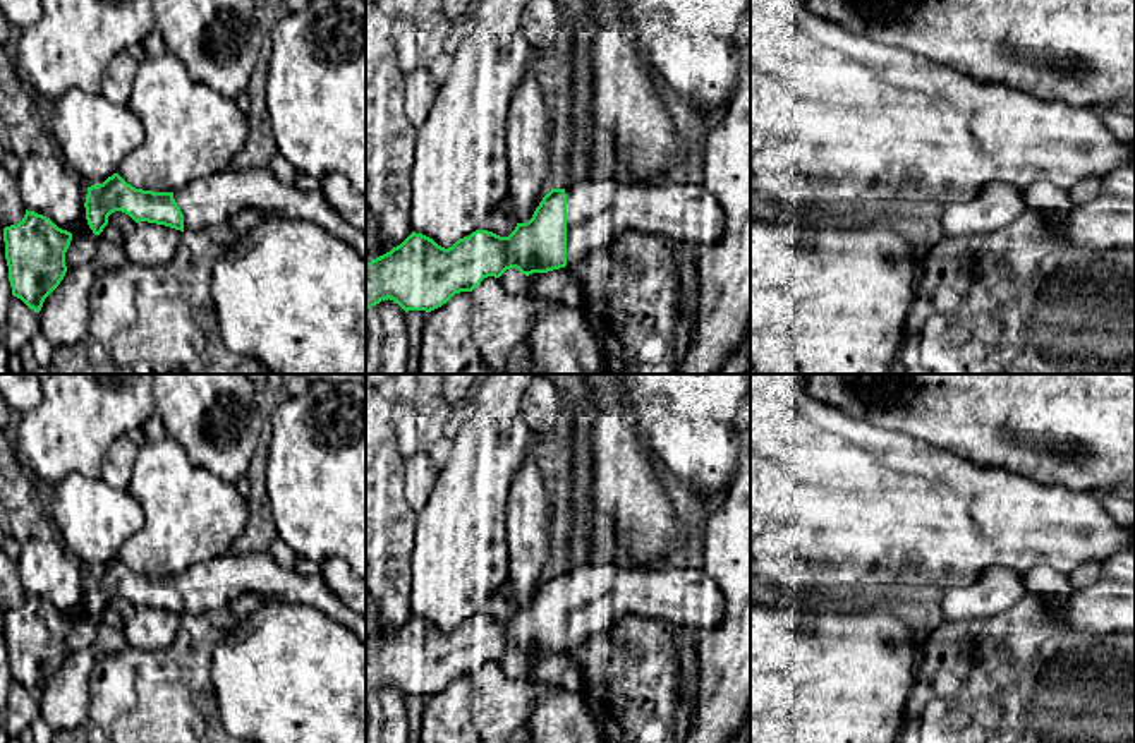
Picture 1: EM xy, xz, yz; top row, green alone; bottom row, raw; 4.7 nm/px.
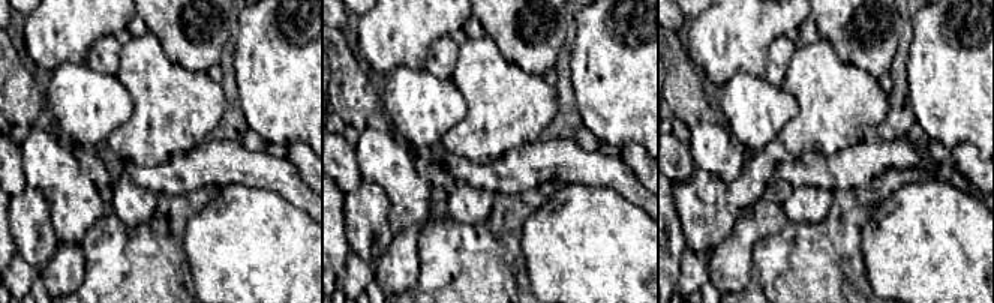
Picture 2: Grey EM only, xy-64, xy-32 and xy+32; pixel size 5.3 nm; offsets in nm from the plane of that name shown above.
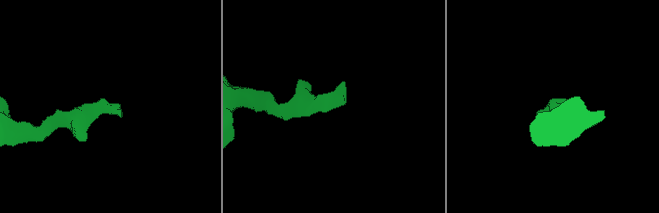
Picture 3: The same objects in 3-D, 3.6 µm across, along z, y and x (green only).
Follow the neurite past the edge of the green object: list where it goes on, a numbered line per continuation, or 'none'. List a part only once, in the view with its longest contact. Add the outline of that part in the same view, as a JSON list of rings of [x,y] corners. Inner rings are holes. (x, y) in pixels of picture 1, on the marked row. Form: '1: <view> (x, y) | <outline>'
1: xz (598, 211) | [[[627,178],[565,182],[567,194],[567,266],[596,249],[618,240],[627,230],[661,235],[694,247],[718,242],[726,227],[719,201],[704,185],[661,182],[637,185]]]

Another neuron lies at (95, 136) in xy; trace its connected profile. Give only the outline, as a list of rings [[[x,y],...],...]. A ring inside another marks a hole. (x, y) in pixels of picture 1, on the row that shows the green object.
[[[70,89],[53,103],[53,115],[46,122],[46,137],[62,149],[62,161],[88,187],[103,184],[118,172],[122,160],[144,141],[141,120],[127,105],[113,105],[101,93],[89,94]]]

